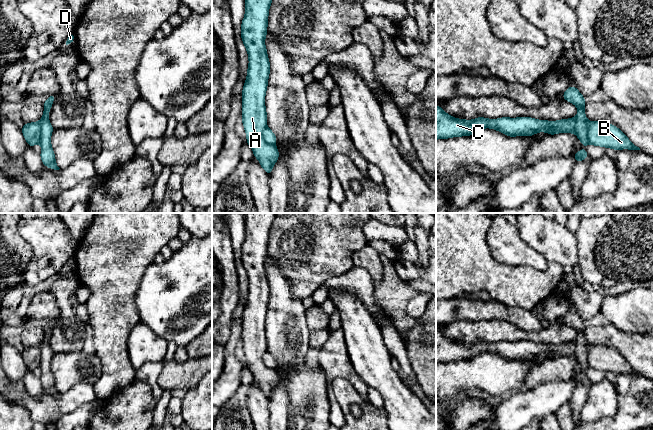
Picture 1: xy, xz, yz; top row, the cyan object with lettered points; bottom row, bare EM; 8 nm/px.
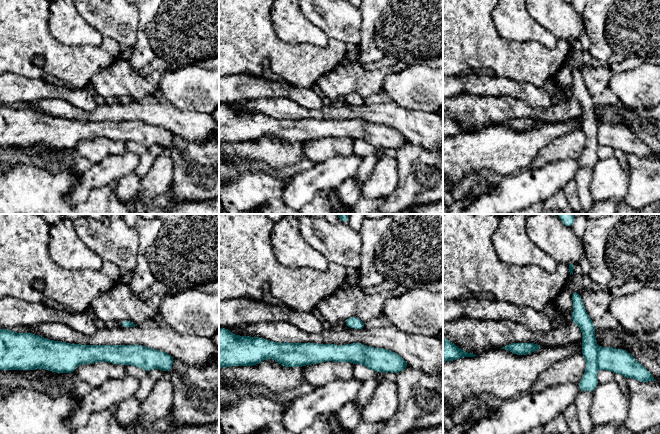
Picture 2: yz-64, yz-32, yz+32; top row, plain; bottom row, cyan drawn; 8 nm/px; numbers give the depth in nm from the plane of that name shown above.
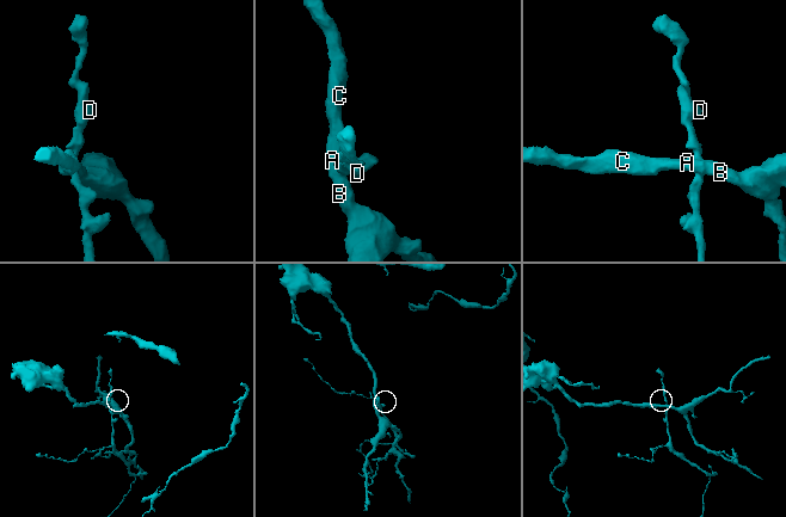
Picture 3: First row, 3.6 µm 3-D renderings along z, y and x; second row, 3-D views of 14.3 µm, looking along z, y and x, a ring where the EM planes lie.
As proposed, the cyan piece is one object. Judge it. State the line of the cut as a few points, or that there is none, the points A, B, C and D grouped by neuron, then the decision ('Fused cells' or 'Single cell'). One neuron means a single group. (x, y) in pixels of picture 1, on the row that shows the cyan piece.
Split along xz (266, 128), (263, 132), (263, 138), (268, 143), (274, 145). Groups: A B C / D. Fused cells

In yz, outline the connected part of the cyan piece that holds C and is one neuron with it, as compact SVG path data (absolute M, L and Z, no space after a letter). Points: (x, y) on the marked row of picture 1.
M436 106L436 140L452 137L470 136L484 128L495 129L509 137L533 136L538 132L549 135L573 133L578 135L575 118L557 121L537 120L531 117L488 119L477 117L473 120L458 119Z

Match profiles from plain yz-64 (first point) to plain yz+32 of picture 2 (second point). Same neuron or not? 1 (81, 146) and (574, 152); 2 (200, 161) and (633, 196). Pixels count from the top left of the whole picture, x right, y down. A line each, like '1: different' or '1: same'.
1: same
2: same

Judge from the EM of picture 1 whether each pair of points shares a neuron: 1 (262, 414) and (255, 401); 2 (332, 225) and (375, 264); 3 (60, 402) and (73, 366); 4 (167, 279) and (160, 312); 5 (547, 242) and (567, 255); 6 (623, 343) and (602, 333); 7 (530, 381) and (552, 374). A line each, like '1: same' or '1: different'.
1: same
2: different
3: different
4: same
5: same
6: same
7: same

